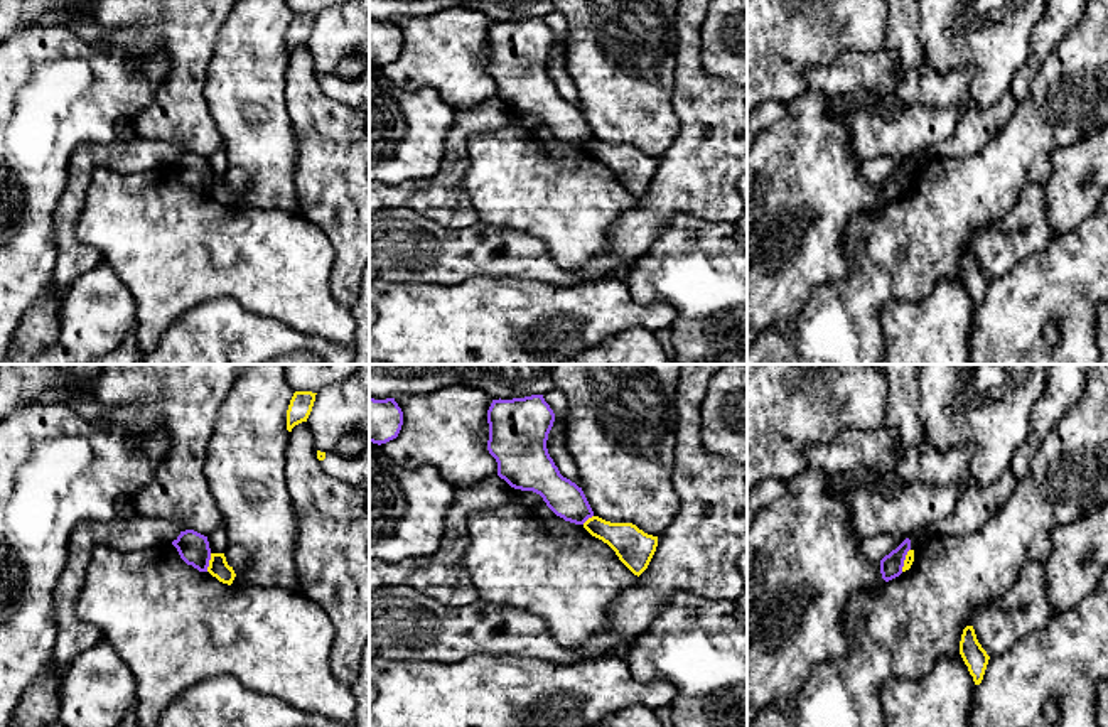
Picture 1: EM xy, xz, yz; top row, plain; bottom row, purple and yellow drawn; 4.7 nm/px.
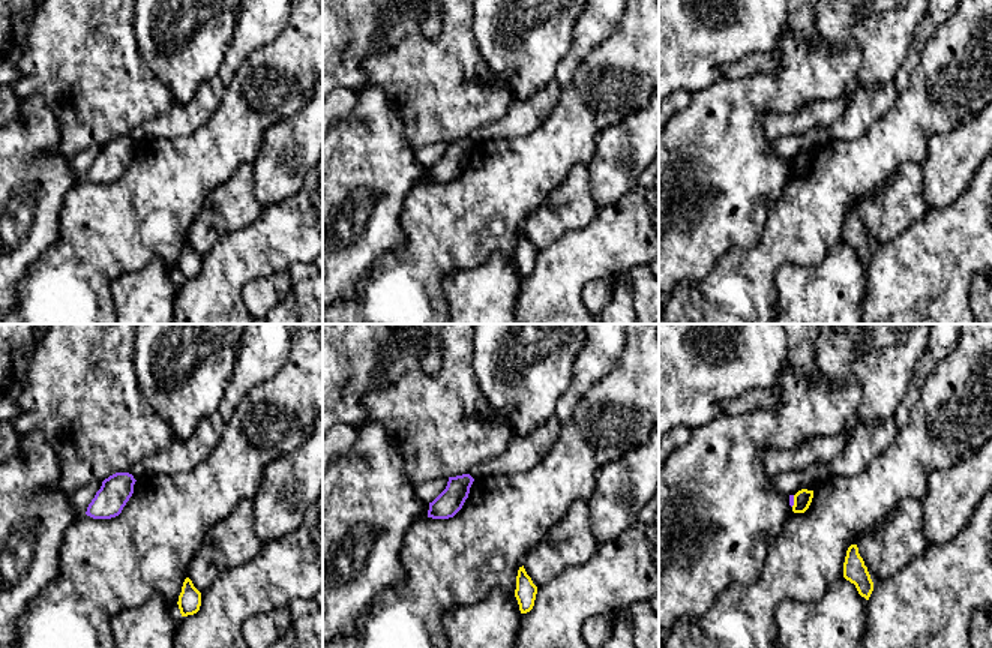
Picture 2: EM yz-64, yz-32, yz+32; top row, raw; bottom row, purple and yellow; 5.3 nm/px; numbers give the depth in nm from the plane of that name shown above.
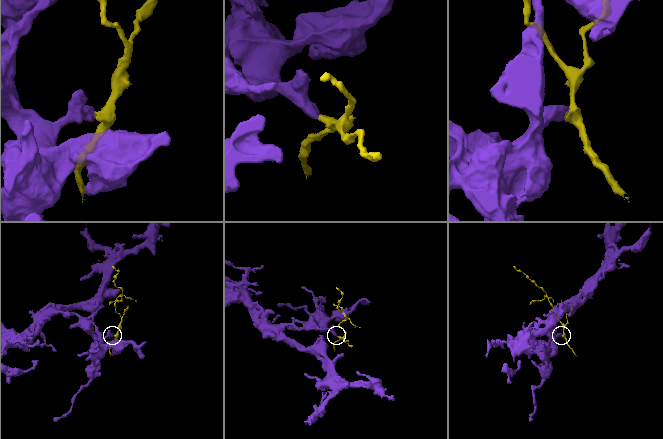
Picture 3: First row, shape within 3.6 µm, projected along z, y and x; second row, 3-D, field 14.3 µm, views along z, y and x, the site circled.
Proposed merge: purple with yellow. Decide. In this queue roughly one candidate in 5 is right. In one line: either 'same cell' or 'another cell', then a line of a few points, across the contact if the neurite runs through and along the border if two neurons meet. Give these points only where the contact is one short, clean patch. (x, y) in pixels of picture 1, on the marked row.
another cell

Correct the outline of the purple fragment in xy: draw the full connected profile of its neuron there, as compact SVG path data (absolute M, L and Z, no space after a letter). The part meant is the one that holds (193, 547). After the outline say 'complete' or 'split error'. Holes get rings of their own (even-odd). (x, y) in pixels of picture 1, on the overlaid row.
M186 530L172 541L177 548L180 558L197 568L199 572L207 572L209 560L211 560L211 548L207 536L194 531Z; complete

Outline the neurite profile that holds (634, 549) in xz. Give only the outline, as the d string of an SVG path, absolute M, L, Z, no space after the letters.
M592 516L584 523L584 528L607 543L637 577L648 568L658 547L658 536L644 533L632 523L610 523Z

